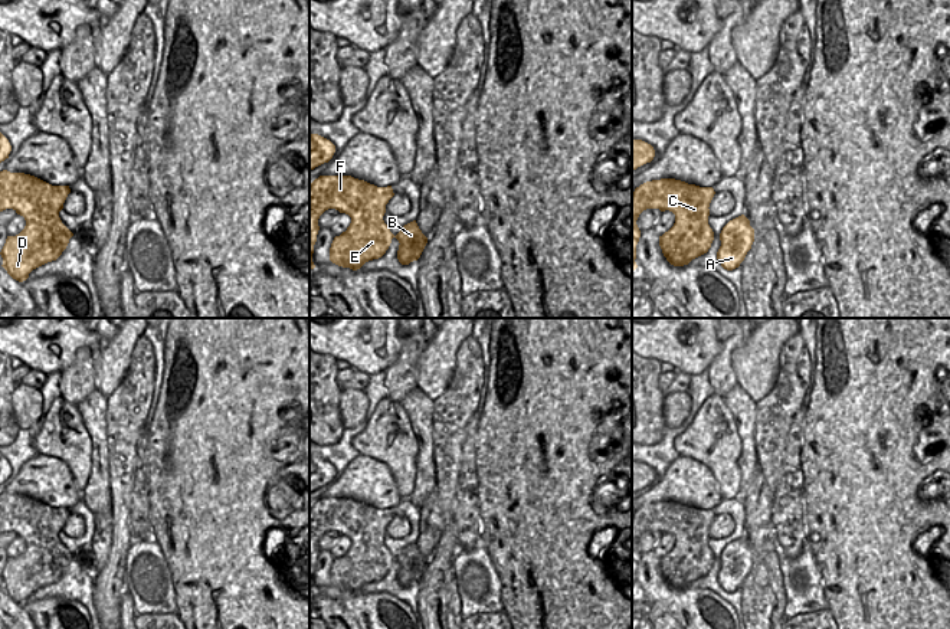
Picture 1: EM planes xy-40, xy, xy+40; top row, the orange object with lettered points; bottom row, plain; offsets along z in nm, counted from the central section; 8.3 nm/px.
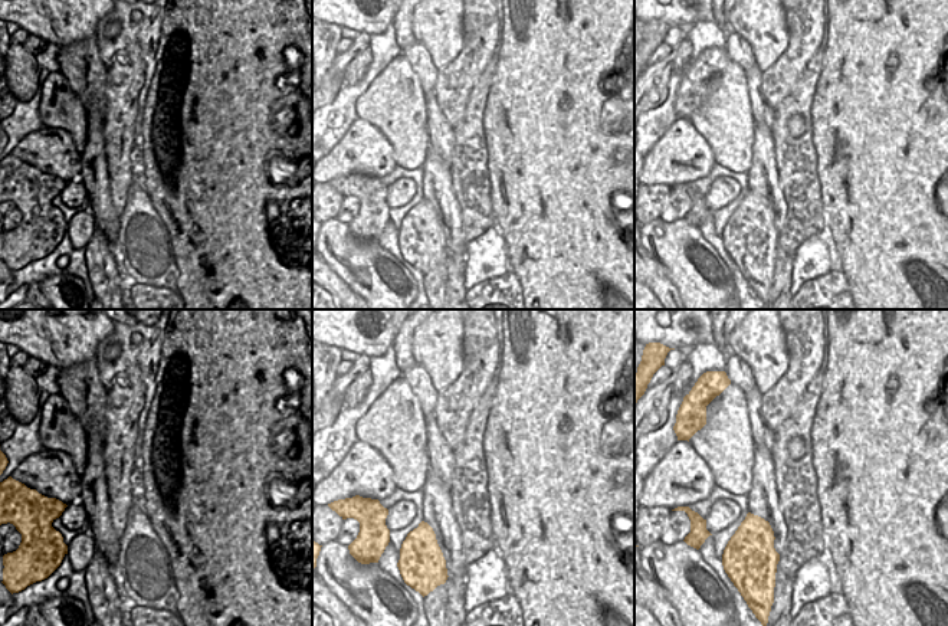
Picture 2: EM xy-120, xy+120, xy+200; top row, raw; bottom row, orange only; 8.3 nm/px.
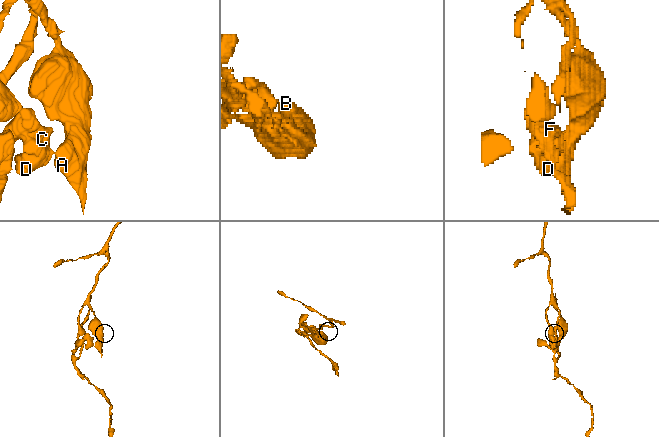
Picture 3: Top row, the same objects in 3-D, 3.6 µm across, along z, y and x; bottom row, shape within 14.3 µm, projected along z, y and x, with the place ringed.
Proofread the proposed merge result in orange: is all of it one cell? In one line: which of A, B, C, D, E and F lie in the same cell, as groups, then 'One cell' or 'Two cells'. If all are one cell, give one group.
Groups: A B C D E F. One cell.

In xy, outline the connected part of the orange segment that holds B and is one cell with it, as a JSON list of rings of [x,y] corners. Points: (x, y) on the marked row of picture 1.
[[[320,176],[309,184],[309,271],[315,268],[312,262],[314,245],[320,230],[318,219],[328,210],[335,209],[351,217],[345,232],[335,236],[330,248],[330,261],[338,266],[360,269],[366,262],[381,258],[389,249],[392,239],[399,240],[397,259],[402,265],[417,261],[428,243],[428,237],[419,229],[416,220],[404,225],[394,236],[383,220],[386,204],[394,196],[392,186],[377,187],[351,176]]]

